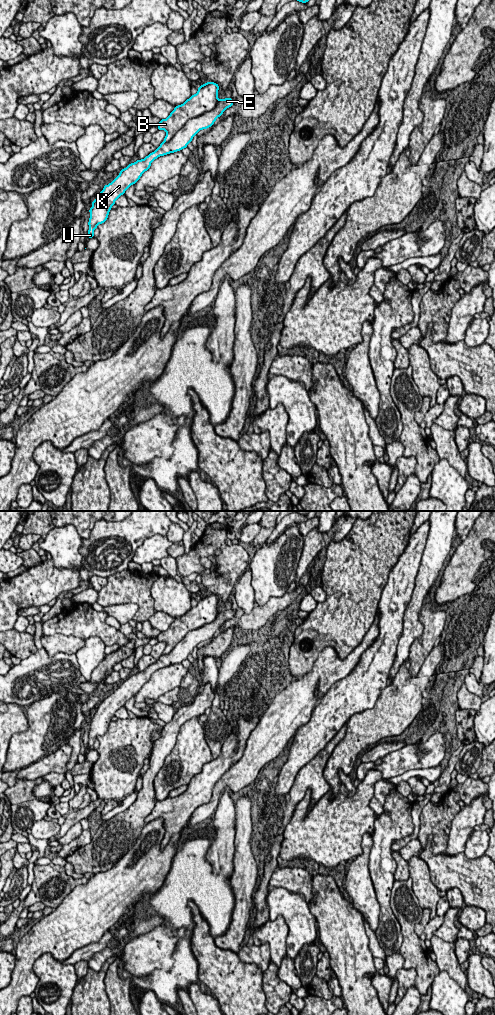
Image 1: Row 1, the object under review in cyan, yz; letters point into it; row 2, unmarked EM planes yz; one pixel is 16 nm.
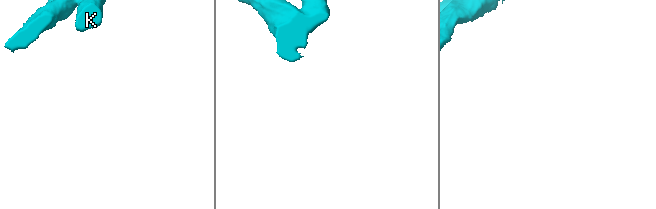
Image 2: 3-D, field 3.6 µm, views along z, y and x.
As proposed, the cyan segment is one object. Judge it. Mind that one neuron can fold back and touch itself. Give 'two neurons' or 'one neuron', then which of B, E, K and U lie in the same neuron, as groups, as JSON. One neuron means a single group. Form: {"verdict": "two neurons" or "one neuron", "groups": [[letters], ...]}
{"verdict": "two neurons", "groups": [["B"], ["E", "K", "U"]]}

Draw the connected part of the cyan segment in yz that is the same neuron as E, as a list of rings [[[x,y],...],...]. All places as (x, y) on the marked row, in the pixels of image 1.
[[[230,97],[221,99],[211,111],[189,119],[170,141],[162,142],[154,152],[142,160],[138,159],[136,162],[129,164],[120,171],[119,175],[111,183],[104,185],[98,197],[92,201],[92,207],[88,209],[90,218],[87,238],[94,237],[94,230],[99,224],[103,224],[107,220],[115,201],[140,179],[155,159],[186,148],[200,130],[213,126],[216,119],[222,116],[227,108],[232,107],[233,103],[233,99]]]

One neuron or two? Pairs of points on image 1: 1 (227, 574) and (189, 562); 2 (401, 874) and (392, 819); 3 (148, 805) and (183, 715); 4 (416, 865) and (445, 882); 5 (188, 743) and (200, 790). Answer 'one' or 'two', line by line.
1: one
2: two
3: one
4: two
5: two

